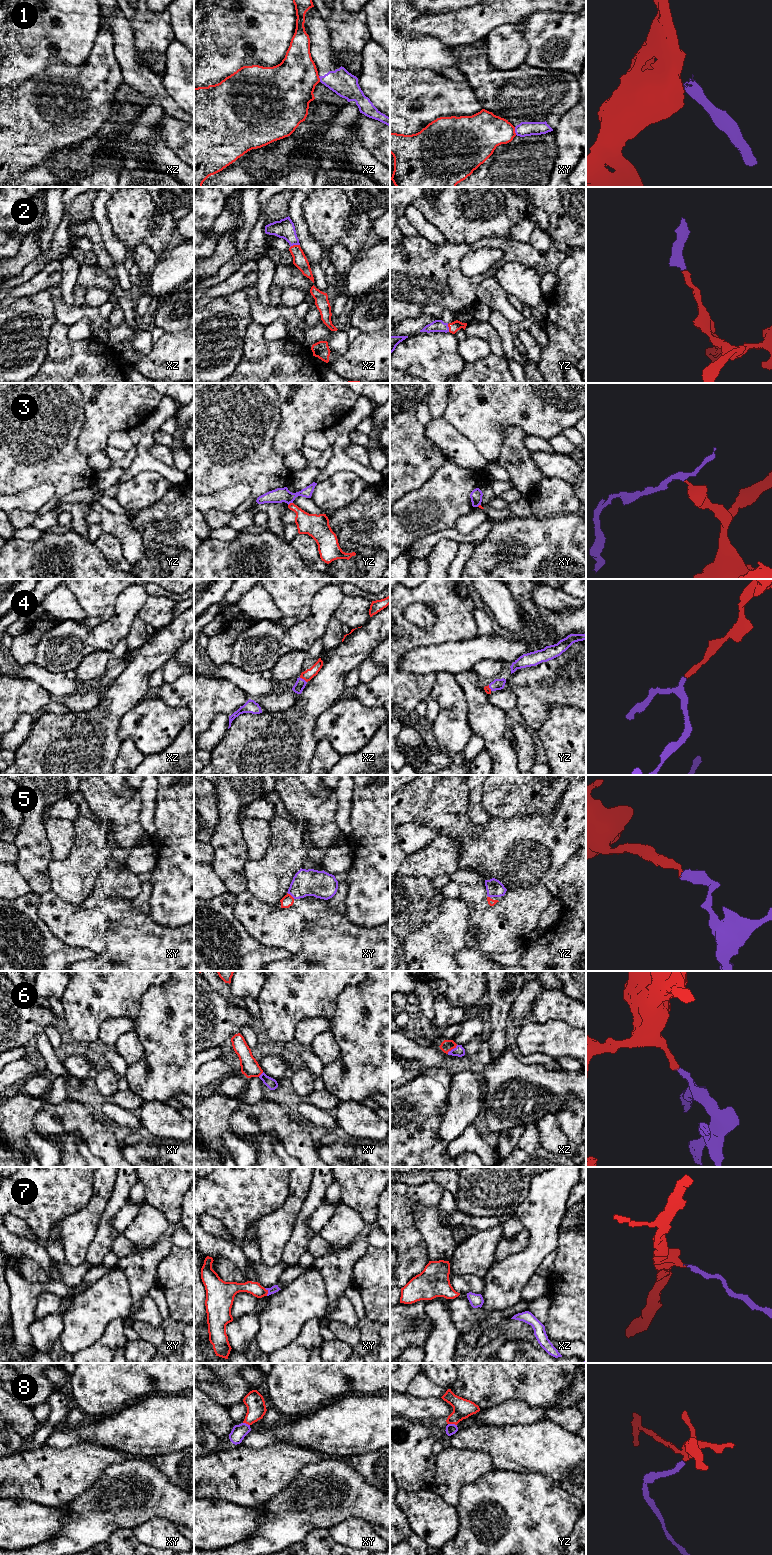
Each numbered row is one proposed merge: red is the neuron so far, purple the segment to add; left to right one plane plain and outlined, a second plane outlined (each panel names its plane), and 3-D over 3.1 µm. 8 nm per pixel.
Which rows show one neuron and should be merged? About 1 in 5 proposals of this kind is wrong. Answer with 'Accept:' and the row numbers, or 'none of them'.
Accept: 2, 4, 5, 6, 7, 8

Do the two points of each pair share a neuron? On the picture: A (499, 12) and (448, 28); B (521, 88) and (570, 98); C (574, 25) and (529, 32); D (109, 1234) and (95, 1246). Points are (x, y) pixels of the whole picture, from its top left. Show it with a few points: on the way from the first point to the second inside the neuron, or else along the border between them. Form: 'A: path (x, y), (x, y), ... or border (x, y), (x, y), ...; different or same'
A: path (486, 16), (475, 23), (461, 27); same
B: path (533, 92), (558, 92); same
C: path (563, 32), (540, 32); same
D: path (106, 1237), (98, 1245); same

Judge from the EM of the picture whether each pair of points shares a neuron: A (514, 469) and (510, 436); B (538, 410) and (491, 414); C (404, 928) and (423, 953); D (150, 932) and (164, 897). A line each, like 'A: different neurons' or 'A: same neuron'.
A: same neuron
B: same neuron
C: different neurons
D: different neurons

